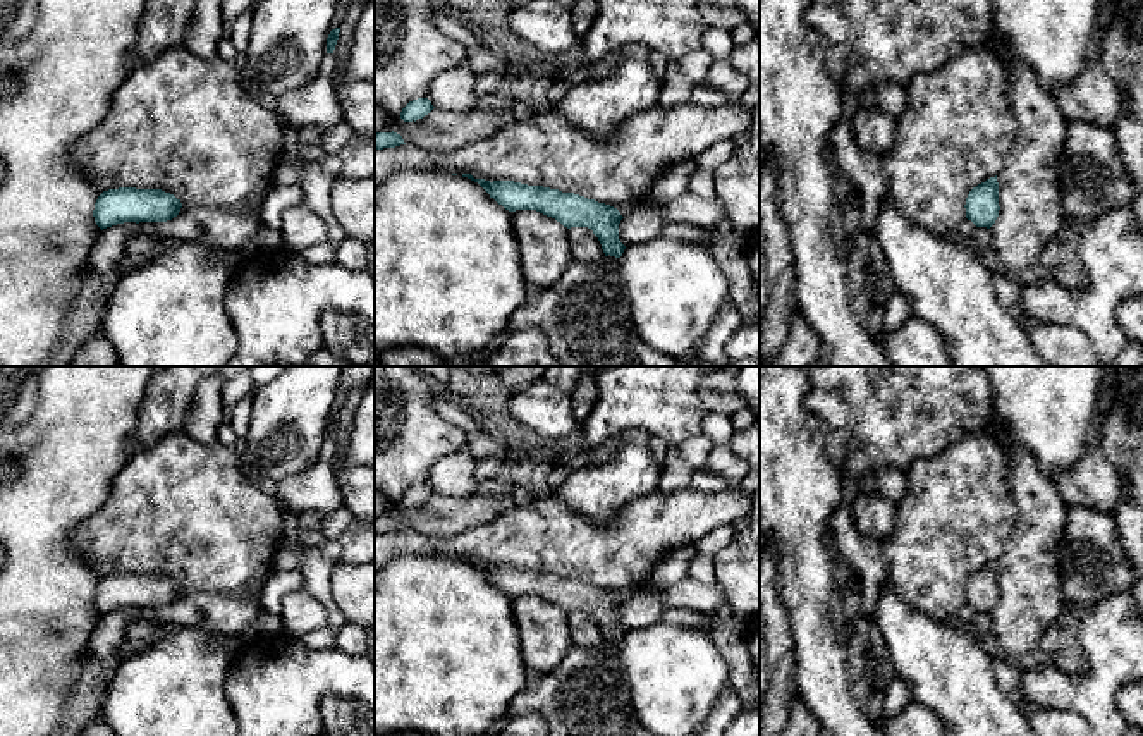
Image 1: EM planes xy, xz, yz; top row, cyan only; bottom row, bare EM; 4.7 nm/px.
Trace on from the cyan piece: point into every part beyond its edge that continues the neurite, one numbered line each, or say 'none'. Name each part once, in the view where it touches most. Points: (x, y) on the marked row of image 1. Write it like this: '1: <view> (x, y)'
none

